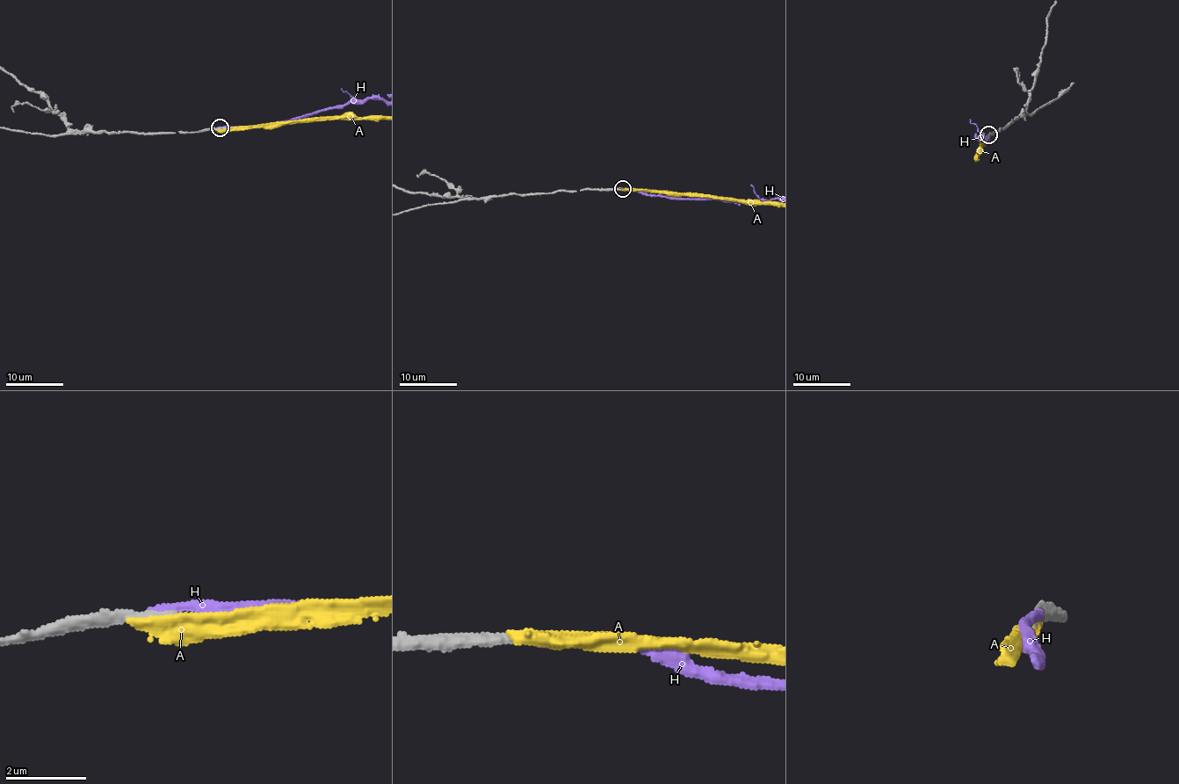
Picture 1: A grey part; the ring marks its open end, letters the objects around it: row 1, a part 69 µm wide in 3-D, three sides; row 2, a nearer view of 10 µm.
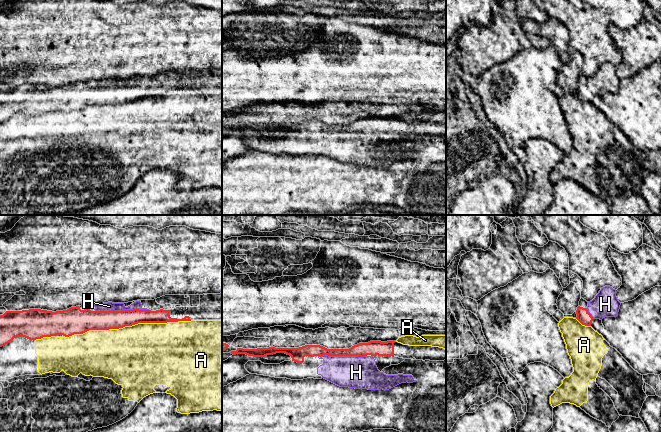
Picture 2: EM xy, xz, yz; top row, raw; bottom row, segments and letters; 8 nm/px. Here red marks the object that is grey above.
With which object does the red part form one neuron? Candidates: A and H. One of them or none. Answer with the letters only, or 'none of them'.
H

